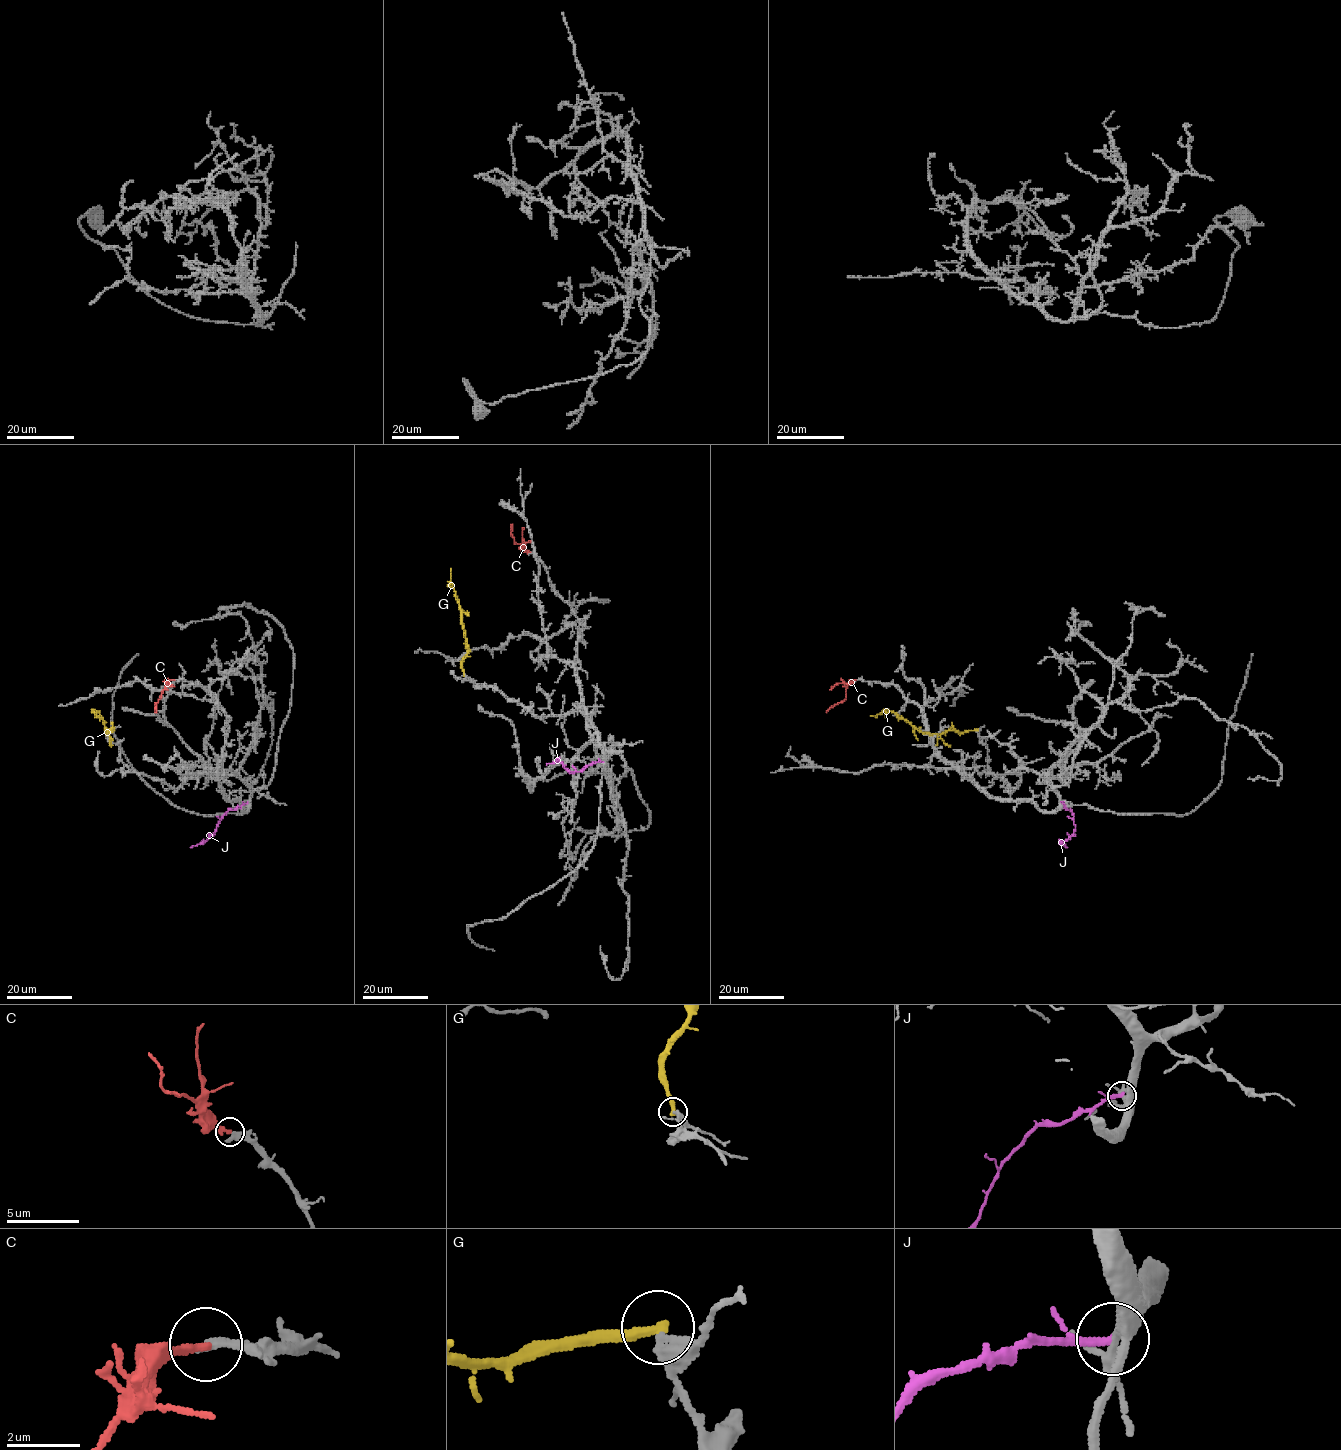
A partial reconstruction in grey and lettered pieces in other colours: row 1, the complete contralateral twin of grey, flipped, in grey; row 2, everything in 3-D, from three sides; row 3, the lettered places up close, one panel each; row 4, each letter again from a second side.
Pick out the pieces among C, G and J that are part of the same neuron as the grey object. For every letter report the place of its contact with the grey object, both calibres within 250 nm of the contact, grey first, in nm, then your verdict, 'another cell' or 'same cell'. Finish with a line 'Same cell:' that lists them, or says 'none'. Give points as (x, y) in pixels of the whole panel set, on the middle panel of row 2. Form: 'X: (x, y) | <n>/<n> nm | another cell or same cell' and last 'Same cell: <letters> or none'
C: (529, 552) | 380/240 nm | same cell
G: (464, 674) | 340/300 nm | another cell
J: (604, 762) | 360/170 nm | another cell
Same cell: C

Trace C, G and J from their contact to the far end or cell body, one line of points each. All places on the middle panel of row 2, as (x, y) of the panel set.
C: (529, 552), (513, 541), (512, 524)
G: (464, 674), (461, 664), (467, 647), (458, 599), (450, 583), (451, 568)
J: (604, 761), (594, 762), (574, 773), (557, 761), (546, 765)

